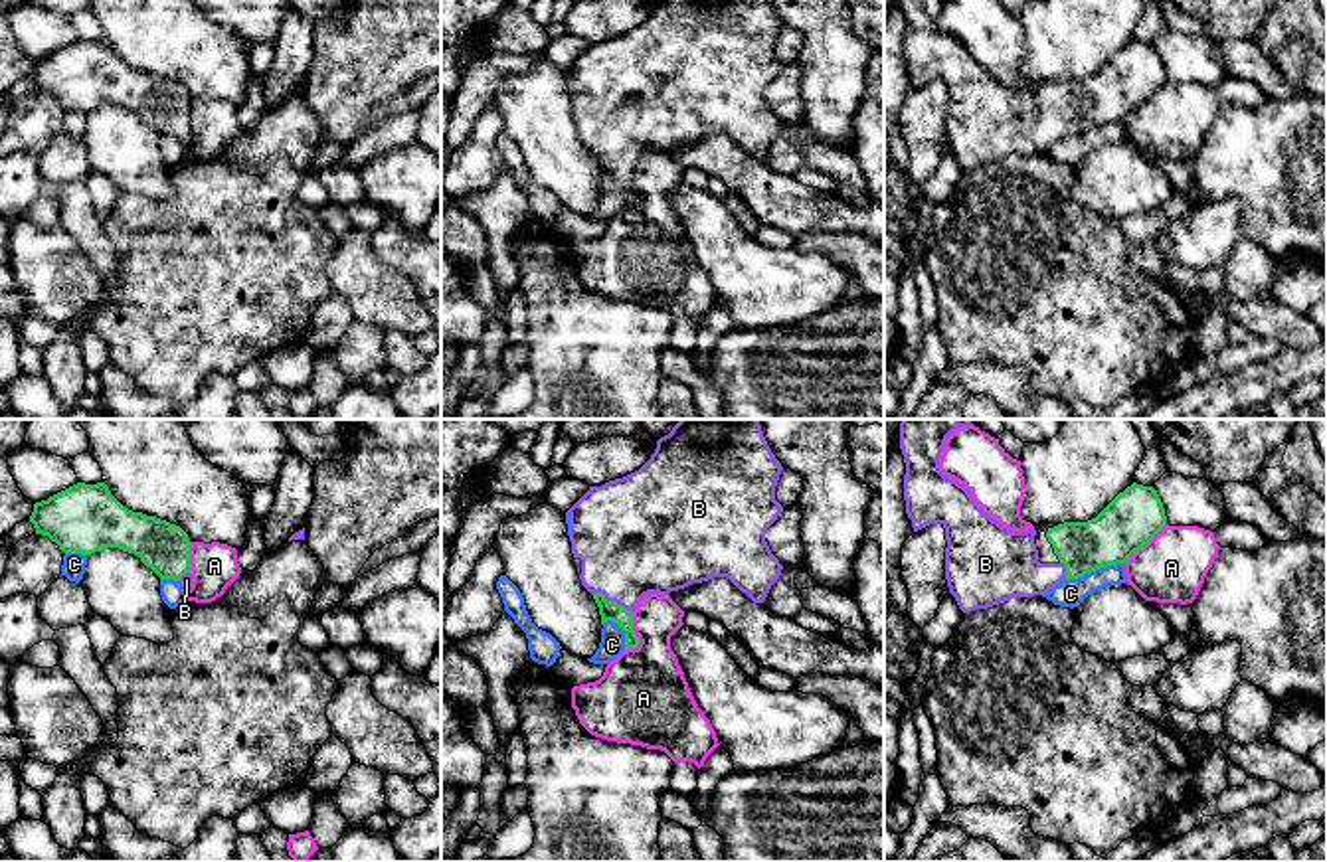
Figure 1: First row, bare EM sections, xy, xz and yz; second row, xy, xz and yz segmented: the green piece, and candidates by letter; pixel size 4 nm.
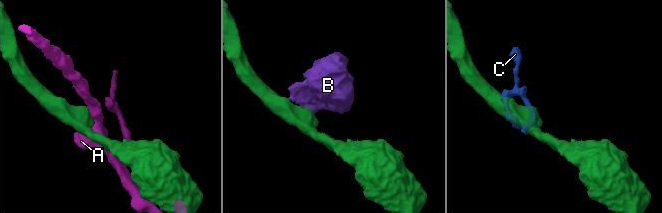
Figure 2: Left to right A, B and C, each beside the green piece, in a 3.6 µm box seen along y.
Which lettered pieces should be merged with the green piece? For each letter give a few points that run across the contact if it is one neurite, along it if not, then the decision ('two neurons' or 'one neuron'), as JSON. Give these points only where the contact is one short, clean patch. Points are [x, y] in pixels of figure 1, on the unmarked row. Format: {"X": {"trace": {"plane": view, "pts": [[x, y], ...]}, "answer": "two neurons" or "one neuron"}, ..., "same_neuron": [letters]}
{"A": {"answer": "two neurons"}, "B": {"answer": "one neuron"}, "C": {"answer": "two neurons"}, "same_neuron": ["B"]}

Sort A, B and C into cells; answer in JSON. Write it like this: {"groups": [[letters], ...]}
{"groups": [["A"], ["B"], ["C"]]}

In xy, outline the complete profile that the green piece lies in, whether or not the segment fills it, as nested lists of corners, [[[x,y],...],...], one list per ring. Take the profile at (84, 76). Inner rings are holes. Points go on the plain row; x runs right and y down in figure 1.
[[[77,40],[36,59],[30,79],[63,111],[91,113],[103,105],[134,111],[160,136],[192,144],[190,95],[166,77],[123,63],[105,40]]]

